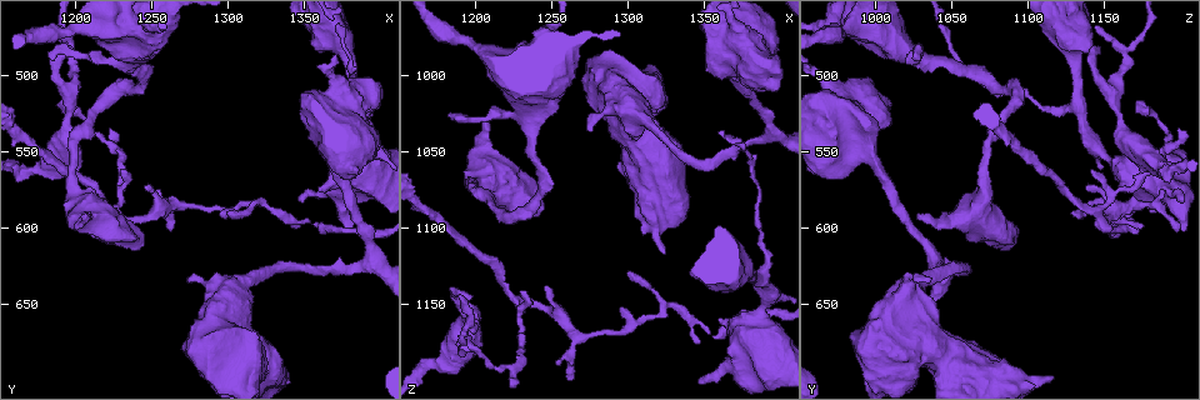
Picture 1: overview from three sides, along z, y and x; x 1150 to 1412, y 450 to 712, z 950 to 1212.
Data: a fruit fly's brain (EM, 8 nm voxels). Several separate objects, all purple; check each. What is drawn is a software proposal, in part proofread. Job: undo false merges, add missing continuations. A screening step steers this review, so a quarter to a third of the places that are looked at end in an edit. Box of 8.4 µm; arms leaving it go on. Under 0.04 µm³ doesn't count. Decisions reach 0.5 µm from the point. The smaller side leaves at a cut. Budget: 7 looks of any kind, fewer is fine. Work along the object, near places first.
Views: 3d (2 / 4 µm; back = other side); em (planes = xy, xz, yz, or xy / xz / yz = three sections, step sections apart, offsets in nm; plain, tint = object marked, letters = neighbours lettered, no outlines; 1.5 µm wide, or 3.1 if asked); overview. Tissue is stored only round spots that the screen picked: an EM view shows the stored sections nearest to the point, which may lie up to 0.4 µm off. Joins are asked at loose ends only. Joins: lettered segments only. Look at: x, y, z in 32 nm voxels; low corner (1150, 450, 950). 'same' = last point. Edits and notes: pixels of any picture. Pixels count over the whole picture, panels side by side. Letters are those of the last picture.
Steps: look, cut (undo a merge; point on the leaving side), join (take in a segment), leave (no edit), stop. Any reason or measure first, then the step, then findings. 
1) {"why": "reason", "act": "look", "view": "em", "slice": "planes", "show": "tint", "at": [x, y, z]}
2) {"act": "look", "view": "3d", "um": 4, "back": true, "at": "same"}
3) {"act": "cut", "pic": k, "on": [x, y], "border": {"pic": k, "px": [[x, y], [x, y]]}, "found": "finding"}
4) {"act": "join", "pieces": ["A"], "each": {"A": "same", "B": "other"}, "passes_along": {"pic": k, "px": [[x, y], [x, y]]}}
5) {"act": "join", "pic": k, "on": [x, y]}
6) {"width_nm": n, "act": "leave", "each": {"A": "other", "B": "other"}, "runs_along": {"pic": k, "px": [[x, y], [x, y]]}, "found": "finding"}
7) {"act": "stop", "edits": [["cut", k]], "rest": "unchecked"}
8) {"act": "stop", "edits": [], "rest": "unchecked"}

{"why": "an open end", "act": "look", "view": "3d", "um": 2, "at": [1254, 572, 1188]}

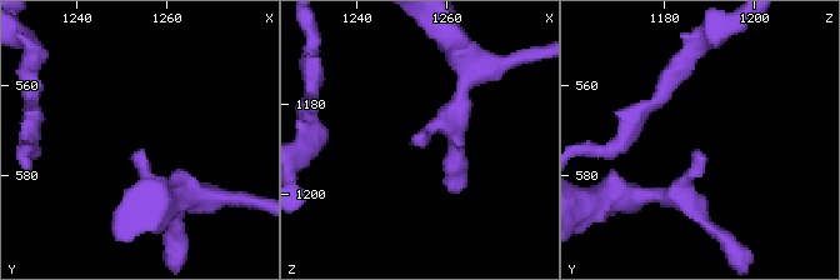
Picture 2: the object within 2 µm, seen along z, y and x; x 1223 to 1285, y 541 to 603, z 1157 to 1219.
{"why": "now the EM", "act": "look", "view": "em", "slice": "planes", "show": "letters", "at": [1254, 574, 1188]}

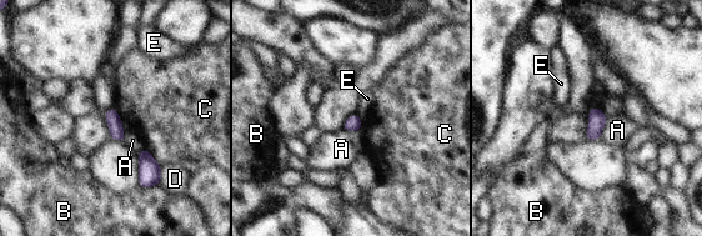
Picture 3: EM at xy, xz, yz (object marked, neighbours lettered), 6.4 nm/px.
{"act": "leave", "each": {"A": "other", "B": "other", "C": "other", "D": "other", "E": "other"}, "border": {"pic": 3, "px": [[146, 146], [150, 155], [161, 166]]}, "found": "none of them fits"}

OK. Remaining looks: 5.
{"why": "an open end", "act": "look", "view": "em", "slice": "xy", "step": 8, "show": "tint", "at": [1196, 482, 1146]}

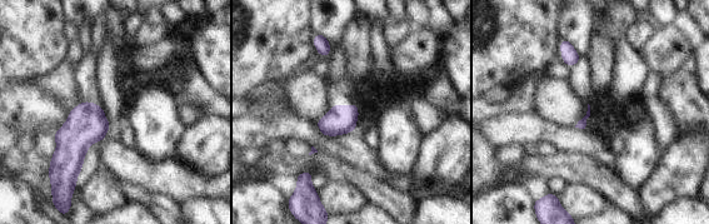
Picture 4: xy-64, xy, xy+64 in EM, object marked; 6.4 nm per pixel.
{"why": "cut it another way", "act": "look", "view": "em", "slice": "planes", "show": "letters", "at": "same"}

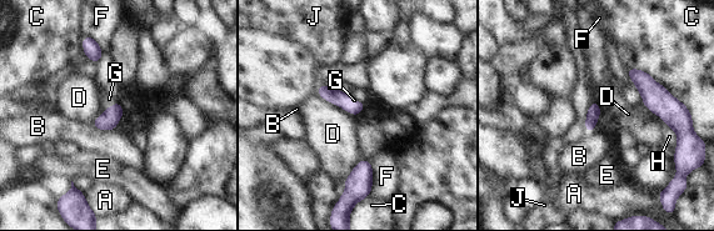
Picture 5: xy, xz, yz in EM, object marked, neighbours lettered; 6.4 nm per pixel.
{"longest_contact_nm": ["C", 440], "act": "join", "pieces": ["G"], "each": {"A": "other", "B": "other", "C": "other", "D": "other", "E": "other", "F": "other", "G": "same", "H": "other", "J": "other"}, "found": "it goes on there"}

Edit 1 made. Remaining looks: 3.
{"why": "thin end", "act": "look", "view": "3d", "um": 2, "at": [1298, 588, 1128]}

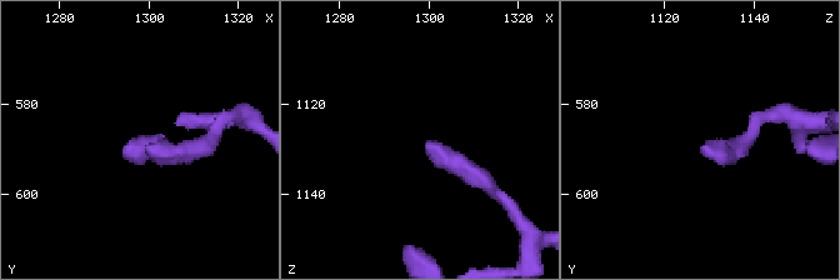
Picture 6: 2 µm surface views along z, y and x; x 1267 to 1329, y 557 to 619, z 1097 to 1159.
{"act": "look", "view": "em", "slice": "xz", "step": 4, "show": "letters", "at": [1299, 589, 1130]}

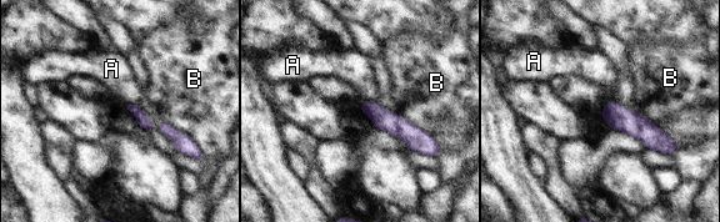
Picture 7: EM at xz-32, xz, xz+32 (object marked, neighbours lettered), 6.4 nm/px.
{"why": "cut it another way", "act": "look", "view": "em", "slice": "yz", "step": 8, "show": "letters", "at": "same"}

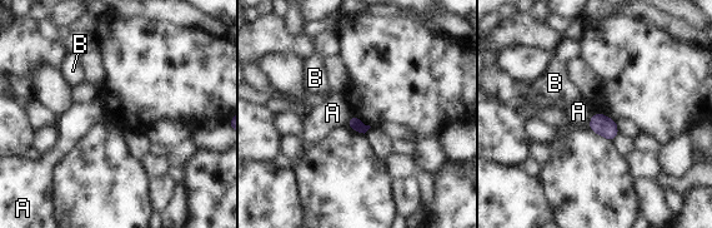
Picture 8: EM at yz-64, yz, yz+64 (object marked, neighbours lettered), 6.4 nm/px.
{"act": "leave", "each": {"A": "other", "B": "other"}, "found": "no lettered segment goes on from it"}

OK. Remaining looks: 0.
{"act": "stop", "edits": [["join", 5]], "rest": "unchecked"}

